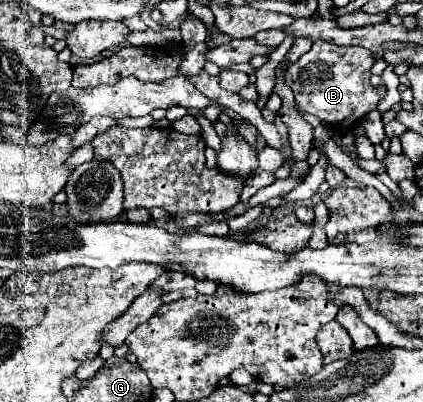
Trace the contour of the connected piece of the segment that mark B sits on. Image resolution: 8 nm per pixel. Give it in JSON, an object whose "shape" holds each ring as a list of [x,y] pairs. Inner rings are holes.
{"shape":[[[316,40],[312,48],[286,68],[286,84],[294,92],[294,104],[300,114],[314,114],[324,124],[356,124],[374,110],[382,94],[370,86],[372,52],[360,46],[336,46]]]}

